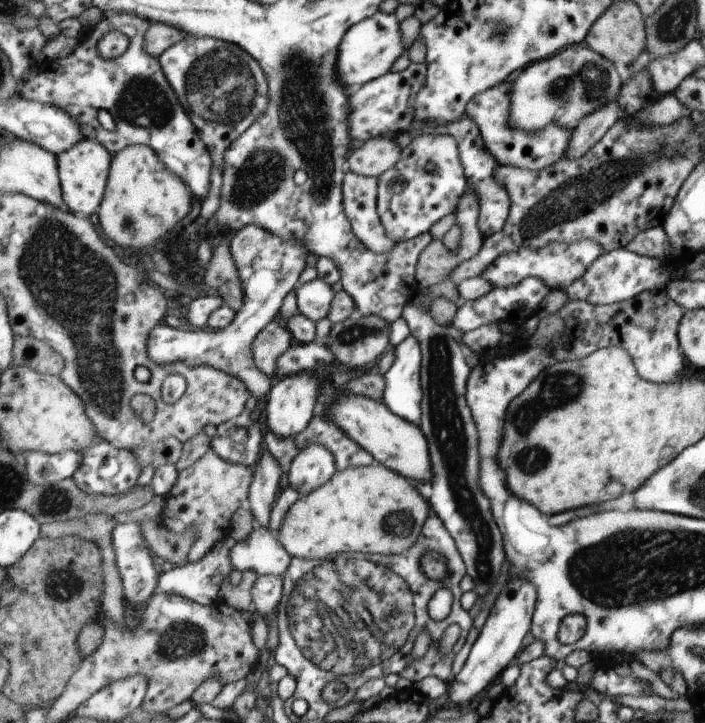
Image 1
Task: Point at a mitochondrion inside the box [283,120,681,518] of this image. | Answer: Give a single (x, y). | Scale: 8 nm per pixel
(558, 389)

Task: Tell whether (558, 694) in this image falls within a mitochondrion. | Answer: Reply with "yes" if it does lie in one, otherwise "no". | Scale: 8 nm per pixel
no

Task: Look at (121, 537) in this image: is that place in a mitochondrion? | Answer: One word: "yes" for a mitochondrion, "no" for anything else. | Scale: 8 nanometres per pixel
no

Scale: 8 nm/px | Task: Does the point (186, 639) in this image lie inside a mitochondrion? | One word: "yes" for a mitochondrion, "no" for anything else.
yes

